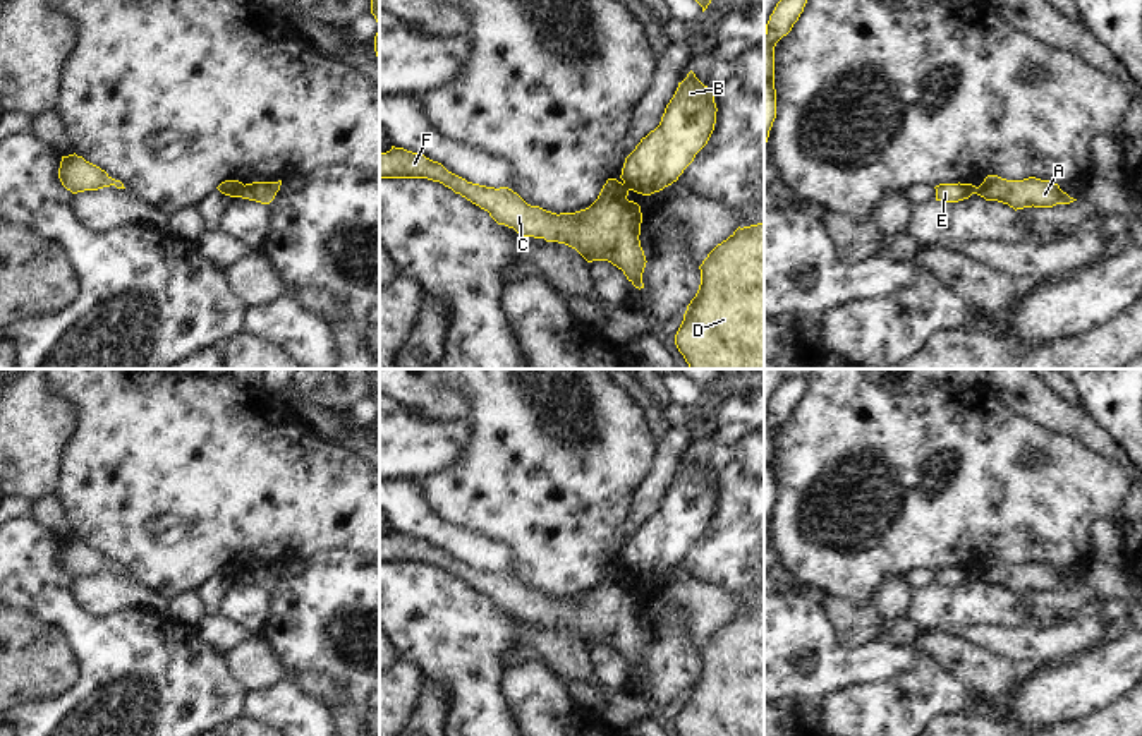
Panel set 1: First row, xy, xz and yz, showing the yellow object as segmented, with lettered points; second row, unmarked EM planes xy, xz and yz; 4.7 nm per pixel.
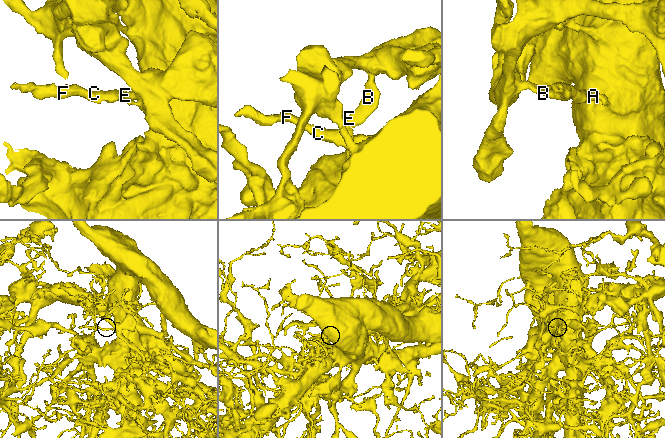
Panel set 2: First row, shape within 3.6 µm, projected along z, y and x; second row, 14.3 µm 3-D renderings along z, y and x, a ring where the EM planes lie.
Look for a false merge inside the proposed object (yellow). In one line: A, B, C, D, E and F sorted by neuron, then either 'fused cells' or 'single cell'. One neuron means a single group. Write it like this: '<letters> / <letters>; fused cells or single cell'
A C D F / B E; fused cells

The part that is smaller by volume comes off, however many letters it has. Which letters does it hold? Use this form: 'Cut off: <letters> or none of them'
Cut off: B, E.

